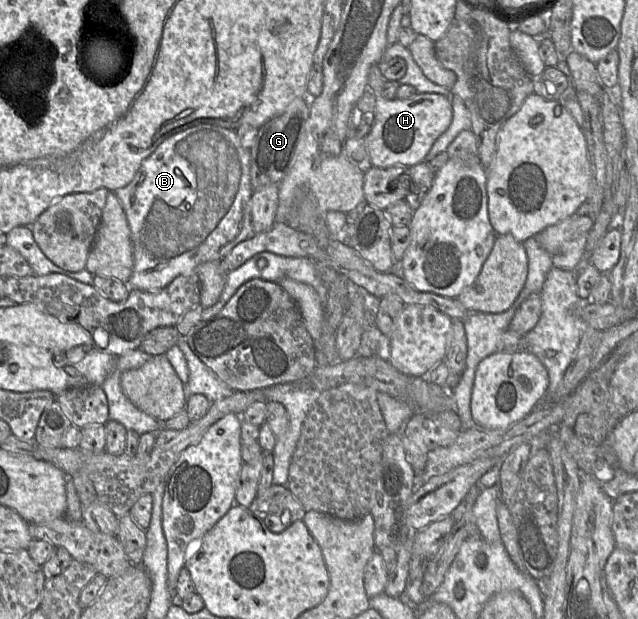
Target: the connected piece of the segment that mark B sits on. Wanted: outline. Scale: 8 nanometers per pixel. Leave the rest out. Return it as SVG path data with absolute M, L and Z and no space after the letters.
M201 122L169 136L142 162L132 181L127 186L115 191L115 194L126 215L133 247L133 271L130 279L126 282L129 289L157 292L180 275L194 274L197 267L205 262L220 261L237 244L255 234L251 222L253 187L250 176L250 151L241 145L236 131L228 127Z

